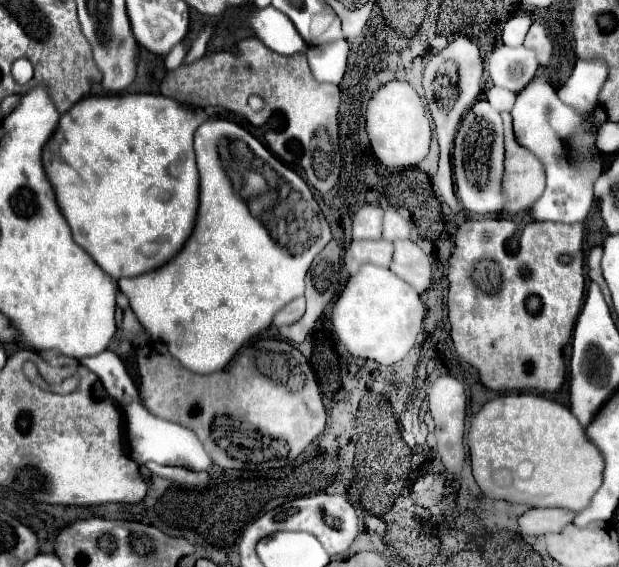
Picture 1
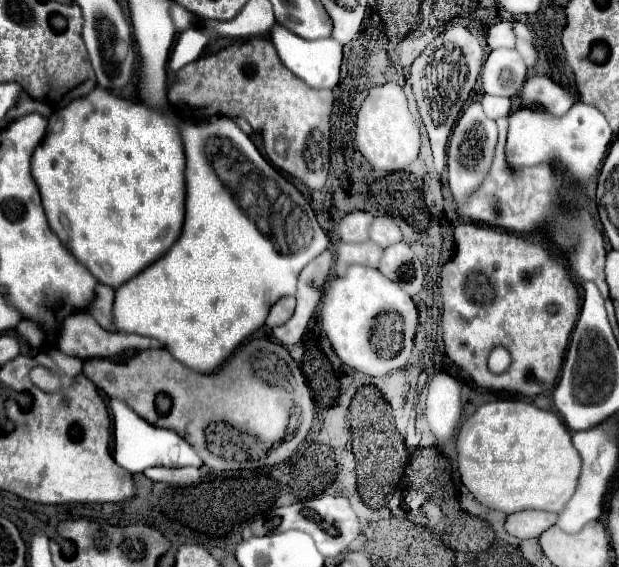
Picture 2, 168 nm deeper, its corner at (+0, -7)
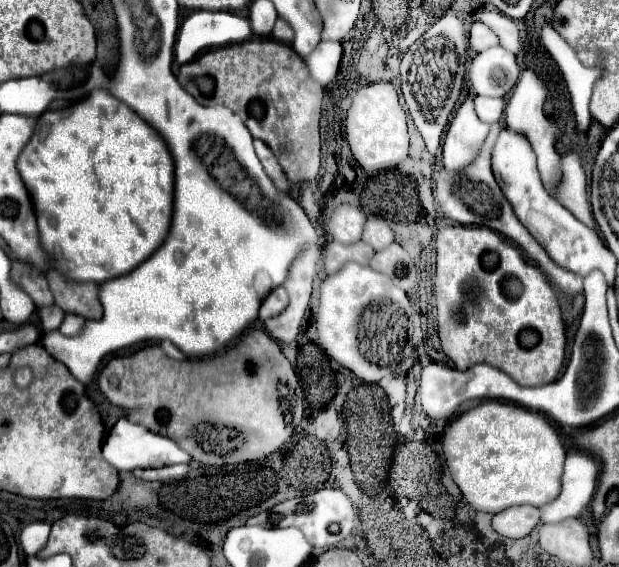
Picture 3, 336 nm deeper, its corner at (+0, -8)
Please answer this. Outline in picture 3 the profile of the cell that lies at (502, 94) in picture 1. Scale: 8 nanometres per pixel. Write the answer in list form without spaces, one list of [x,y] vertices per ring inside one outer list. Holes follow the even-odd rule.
[[[476,97],[474,99],[476,113],[486,123],[498,123],[504,115],[506,101],[504,99],[492,99],[492,97]]]

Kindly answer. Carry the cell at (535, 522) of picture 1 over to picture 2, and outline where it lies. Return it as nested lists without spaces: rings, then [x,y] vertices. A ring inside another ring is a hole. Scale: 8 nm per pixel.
[[[526,510],[510,514],[504,522],[504,530],[516,538],[538,538],[544,530],[554,526],[556,514]]]

